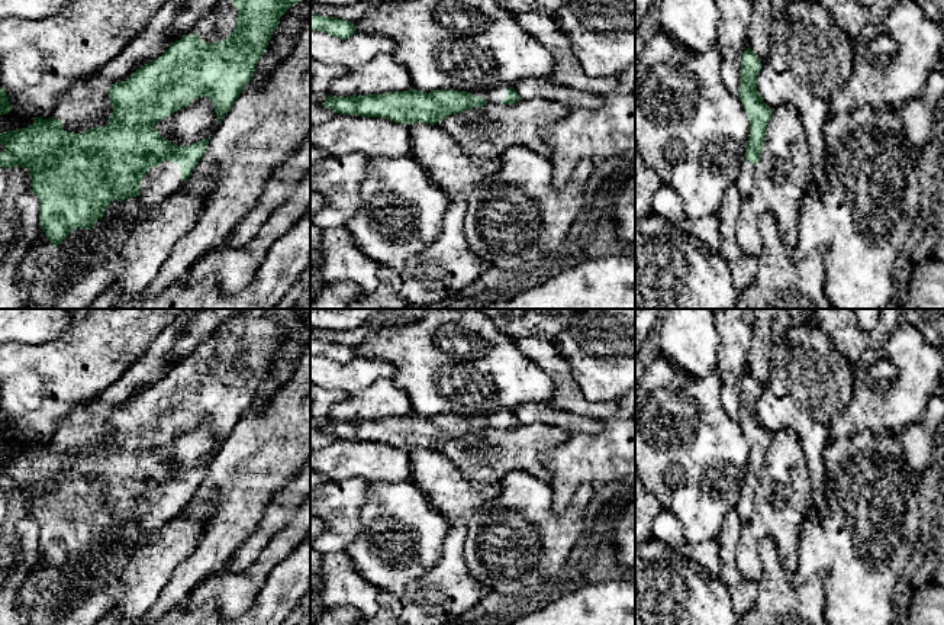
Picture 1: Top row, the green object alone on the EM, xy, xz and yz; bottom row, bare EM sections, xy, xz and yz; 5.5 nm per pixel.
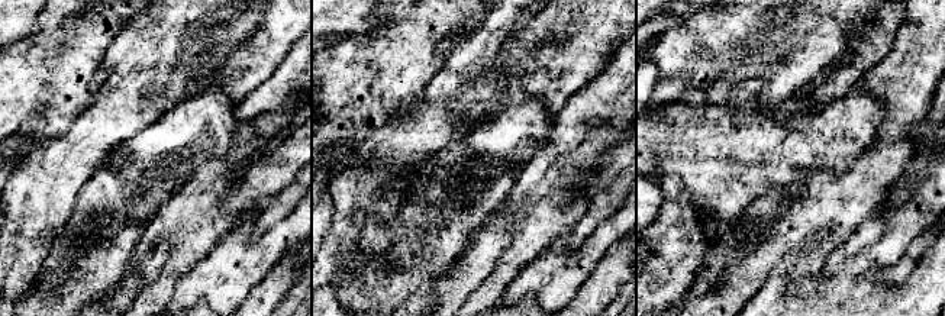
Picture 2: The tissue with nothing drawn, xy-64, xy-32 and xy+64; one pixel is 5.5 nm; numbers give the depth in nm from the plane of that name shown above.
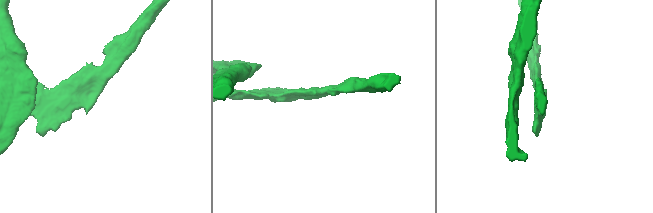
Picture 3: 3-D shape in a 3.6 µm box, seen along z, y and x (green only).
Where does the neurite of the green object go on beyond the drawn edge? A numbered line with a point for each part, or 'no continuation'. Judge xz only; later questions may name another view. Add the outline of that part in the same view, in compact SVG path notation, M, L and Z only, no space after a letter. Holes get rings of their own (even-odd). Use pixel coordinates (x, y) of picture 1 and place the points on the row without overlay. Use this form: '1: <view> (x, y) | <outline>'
1: xz (495, 421) | M500 410L492 416L489 416L484 421L484 425L493 429L500 429L500 426L503 425L503 422L506 421L506 415L509 413L509 410Z

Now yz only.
1: yz (744, 508) | M744 486L741 493L740 493L740 499L737 503L737 513L740 515L742 522L747 522L753 513L753 497L754 497L755 490Z

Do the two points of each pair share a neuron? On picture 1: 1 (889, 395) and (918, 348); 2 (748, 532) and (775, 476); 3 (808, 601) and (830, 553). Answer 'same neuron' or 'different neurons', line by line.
1: same neuron
2: same neuron
3: different neurons

